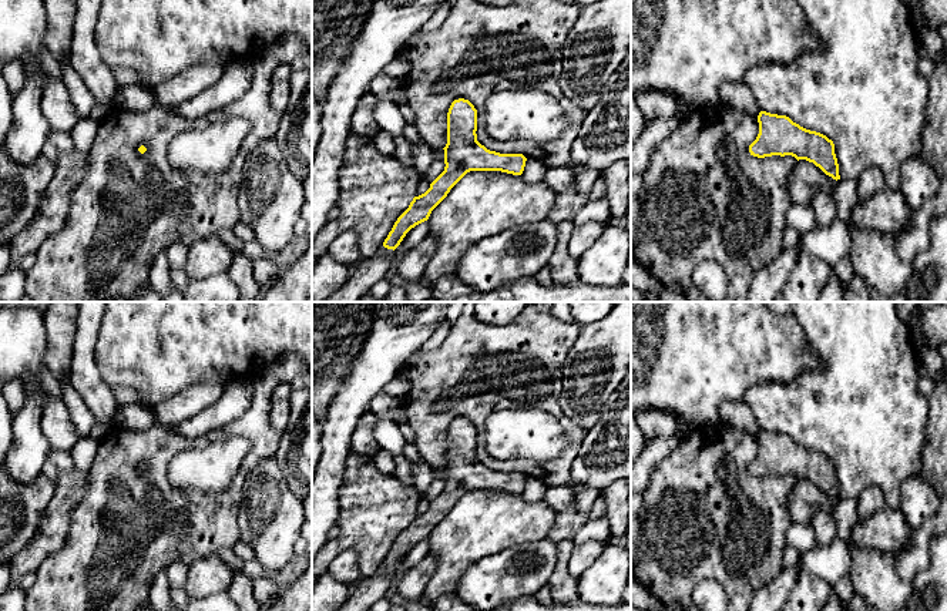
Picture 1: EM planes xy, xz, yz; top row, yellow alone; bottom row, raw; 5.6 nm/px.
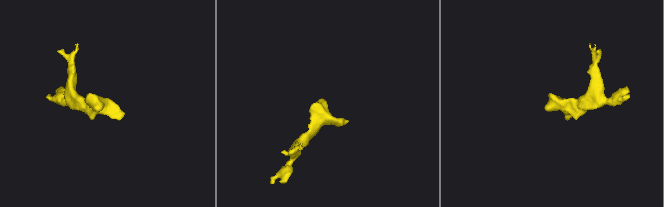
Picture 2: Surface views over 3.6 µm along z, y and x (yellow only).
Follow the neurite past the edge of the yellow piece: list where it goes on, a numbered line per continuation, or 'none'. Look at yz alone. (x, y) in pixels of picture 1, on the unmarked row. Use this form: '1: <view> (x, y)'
none

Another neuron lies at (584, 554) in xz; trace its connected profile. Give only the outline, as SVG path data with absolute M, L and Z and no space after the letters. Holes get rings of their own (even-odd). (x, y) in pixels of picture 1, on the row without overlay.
M587 541L577 544L568 560L568 573L578 578L602 553L604 544L598 541Z

